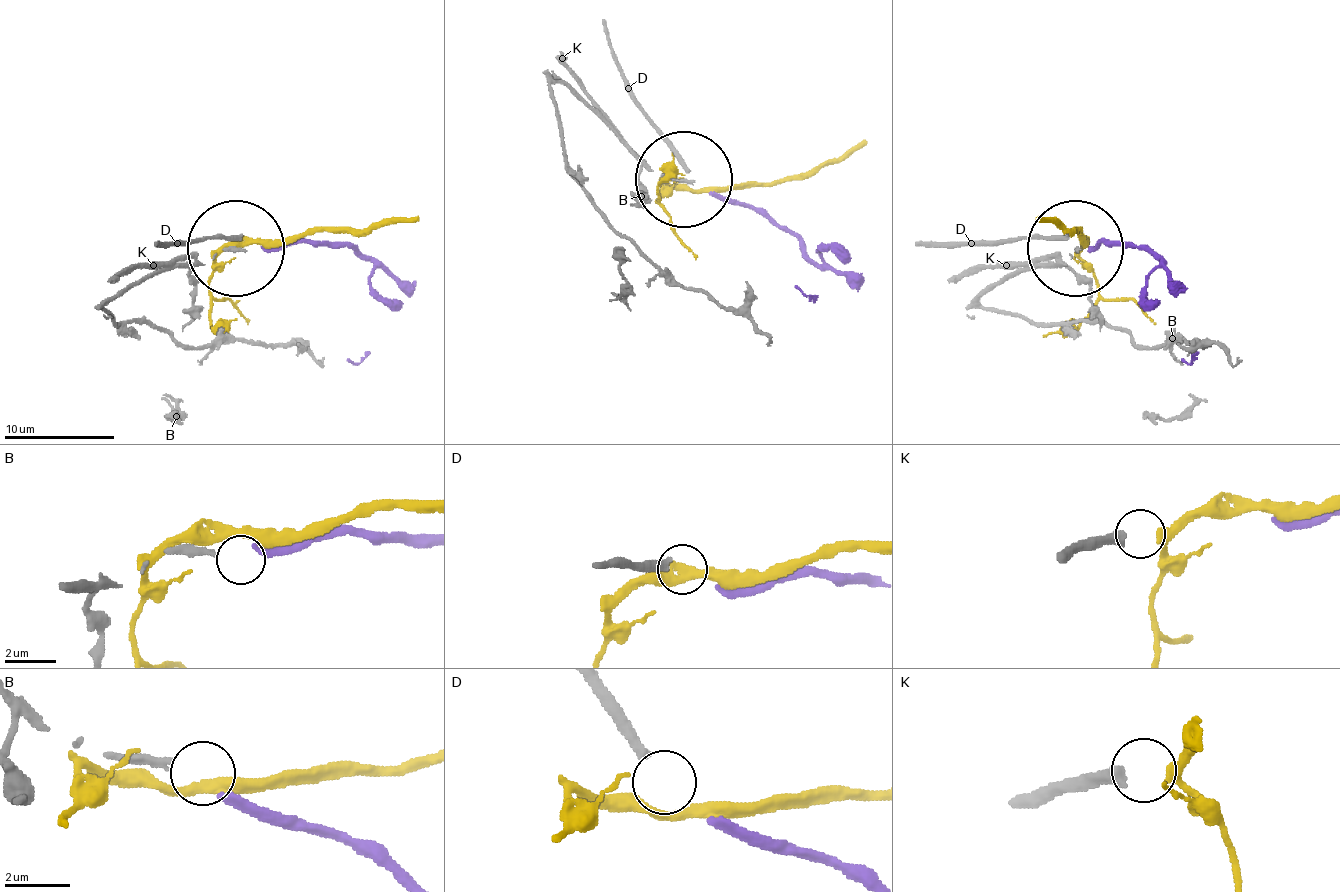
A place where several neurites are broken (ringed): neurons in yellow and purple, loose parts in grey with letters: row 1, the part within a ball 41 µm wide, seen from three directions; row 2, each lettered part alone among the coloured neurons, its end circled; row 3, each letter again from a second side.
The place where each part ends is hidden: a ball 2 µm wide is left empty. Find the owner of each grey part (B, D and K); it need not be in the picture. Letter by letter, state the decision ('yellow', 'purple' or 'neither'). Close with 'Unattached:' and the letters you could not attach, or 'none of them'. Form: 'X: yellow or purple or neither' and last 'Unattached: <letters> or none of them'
B: neither
D: neither
K: yellow
Unattached: B, D

